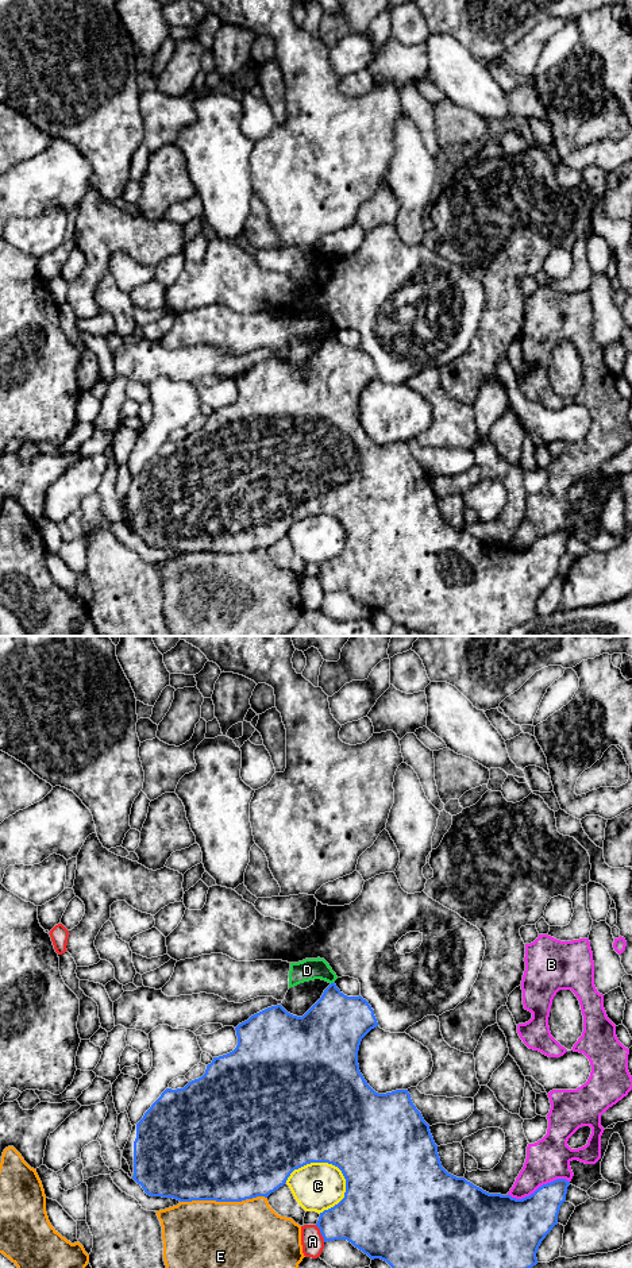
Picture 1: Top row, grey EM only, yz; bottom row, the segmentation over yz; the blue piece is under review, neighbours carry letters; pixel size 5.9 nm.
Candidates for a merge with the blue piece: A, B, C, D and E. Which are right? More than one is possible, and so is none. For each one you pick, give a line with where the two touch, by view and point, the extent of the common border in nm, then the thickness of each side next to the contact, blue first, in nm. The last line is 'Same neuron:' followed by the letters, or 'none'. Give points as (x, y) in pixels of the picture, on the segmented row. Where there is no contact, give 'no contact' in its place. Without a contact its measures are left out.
Same neuron: none

